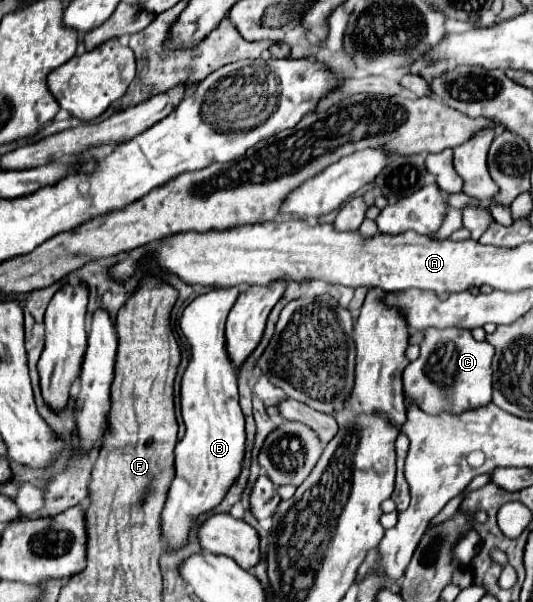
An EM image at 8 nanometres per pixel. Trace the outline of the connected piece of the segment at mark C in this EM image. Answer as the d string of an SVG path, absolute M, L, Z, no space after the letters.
M449 326L449 328L427 328L423 330L421 354L403 370L405 386L405 404L411 404L411 398L431 414L443 410L465 412L491 402L491 360L493 348L487 342L477 342L471 336L471 330Z

